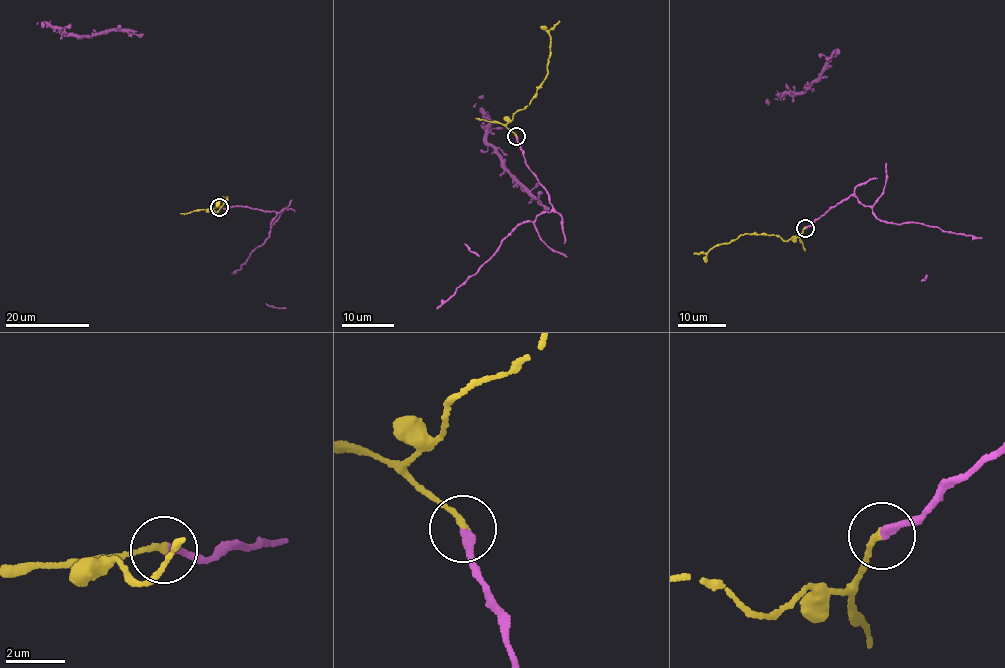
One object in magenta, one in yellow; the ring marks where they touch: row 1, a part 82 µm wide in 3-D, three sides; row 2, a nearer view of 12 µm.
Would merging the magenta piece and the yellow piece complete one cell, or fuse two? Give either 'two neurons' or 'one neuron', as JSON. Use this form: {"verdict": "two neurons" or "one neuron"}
{"verdict": "one neuron"}

